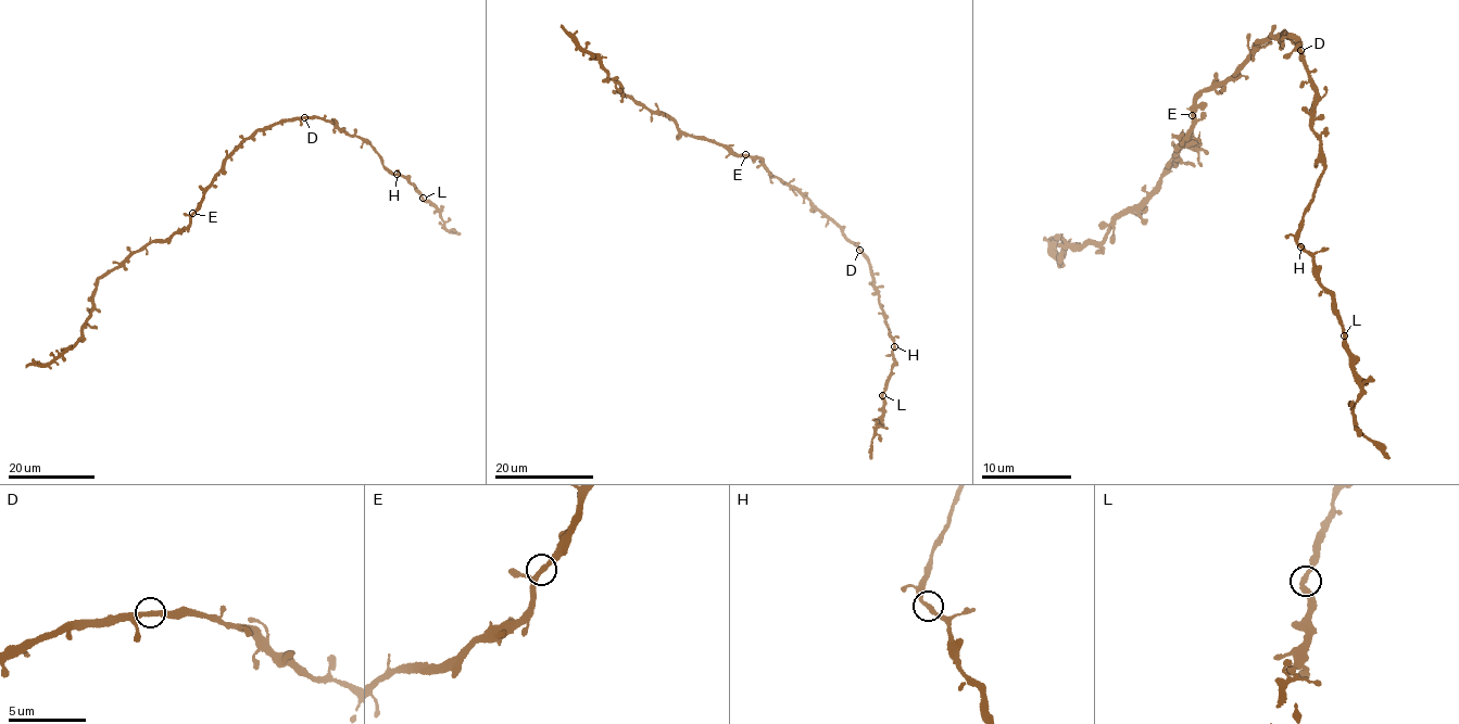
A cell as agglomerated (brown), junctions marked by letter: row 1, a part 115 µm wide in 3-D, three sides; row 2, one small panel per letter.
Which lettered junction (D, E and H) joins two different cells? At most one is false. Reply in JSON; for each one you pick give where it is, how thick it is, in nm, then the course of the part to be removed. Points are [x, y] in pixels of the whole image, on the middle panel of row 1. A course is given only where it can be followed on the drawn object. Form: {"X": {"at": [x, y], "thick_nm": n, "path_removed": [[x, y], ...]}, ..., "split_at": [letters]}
{"split_at": []}

